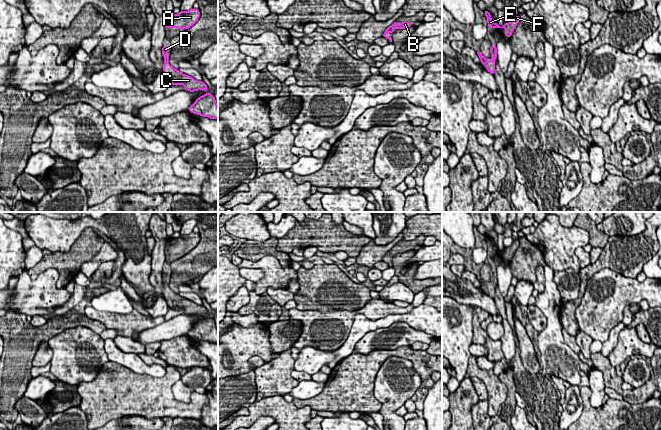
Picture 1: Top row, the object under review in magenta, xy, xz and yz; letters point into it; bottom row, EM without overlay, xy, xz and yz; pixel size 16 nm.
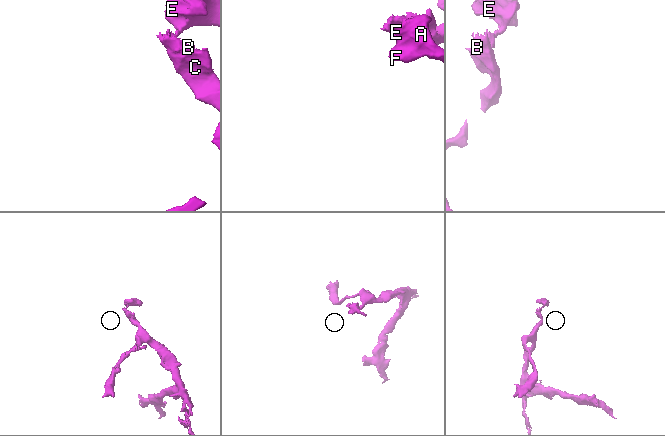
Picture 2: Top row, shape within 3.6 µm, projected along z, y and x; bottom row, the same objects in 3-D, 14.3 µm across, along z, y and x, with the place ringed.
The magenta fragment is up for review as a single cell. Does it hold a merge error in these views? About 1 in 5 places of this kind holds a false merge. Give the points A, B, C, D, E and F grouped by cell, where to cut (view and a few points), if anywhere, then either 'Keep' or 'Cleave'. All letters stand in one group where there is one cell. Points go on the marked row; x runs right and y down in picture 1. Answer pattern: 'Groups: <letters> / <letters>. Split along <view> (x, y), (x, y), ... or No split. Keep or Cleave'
Groups: A B C D E F. No split. Keep

